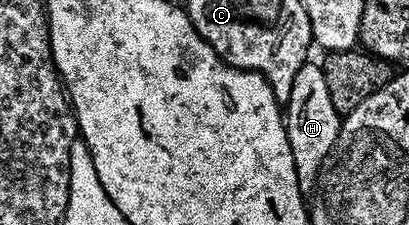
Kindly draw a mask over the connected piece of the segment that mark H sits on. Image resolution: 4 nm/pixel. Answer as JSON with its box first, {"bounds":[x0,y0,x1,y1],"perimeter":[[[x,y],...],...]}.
{"bounds":[284,64,342,191],"perimeter":[[[307,64],[300,68],[300,72],[296,72],[296,80],[292,80],[290,98],[284,103],[284,117],[298,182],[303,191],[313,191],[318,185],[320,168],[332,152],[336,136],[342,127],[342,118],[336,108],[332,108],[332,99],[328,97],[328,84],[324,81],[321,65]]]}

